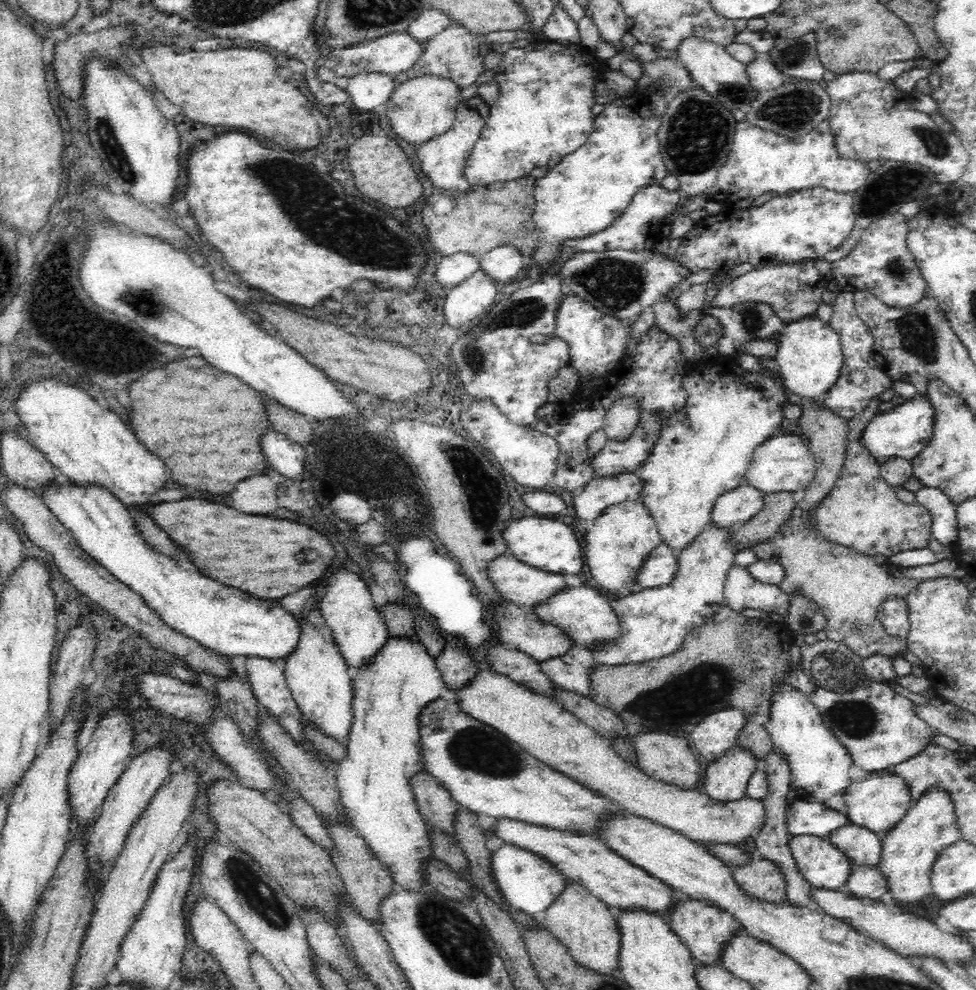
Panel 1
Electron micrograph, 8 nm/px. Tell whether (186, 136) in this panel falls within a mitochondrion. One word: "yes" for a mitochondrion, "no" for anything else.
no

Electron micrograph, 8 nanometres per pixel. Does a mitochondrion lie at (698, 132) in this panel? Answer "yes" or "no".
yes

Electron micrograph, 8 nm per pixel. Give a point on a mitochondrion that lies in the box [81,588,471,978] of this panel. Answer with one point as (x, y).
(256, 891)

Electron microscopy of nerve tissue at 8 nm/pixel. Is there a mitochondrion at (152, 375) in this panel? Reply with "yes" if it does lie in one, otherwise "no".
no

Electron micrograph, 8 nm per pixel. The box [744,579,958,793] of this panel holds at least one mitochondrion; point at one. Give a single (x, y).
(855, 718)

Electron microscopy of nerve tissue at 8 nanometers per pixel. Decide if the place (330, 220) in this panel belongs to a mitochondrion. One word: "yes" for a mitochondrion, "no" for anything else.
yes

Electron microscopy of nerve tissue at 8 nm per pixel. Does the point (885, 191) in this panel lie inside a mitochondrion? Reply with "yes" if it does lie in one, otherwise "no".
yes

